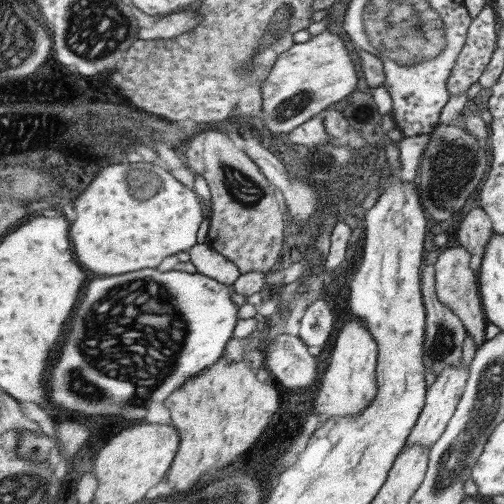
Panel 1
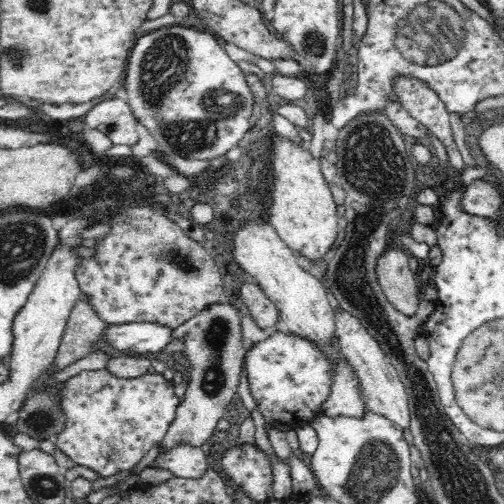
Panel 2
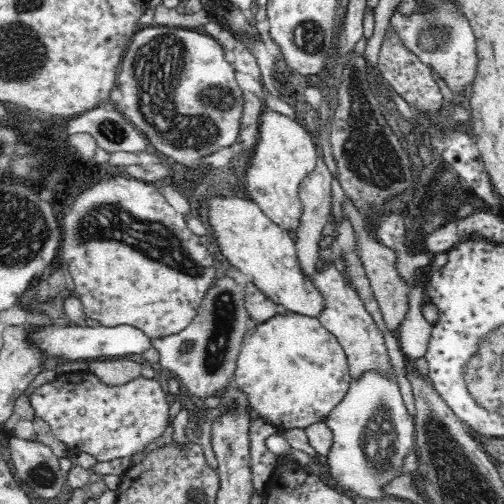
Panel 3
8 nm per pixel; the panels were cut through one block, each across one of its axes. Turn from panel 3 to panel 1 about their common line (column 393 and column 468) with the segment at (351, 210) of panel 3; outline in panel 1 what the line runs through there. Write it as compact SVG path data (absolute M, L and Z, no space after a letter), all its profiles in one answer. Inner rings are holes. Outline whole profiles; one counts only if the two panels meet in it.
M463 246L457 248L445 248L443 254L439 254L439 258L435 260L435 290L437 290L437 298L443 300L463 322L467 334L471 336L475 348L481 348L481 344L485 344L485 316L483 316L483 308L481 308L481 296L479 296L479 284L477 284L477 272L471 270L471 254L469 250L465 250Z

